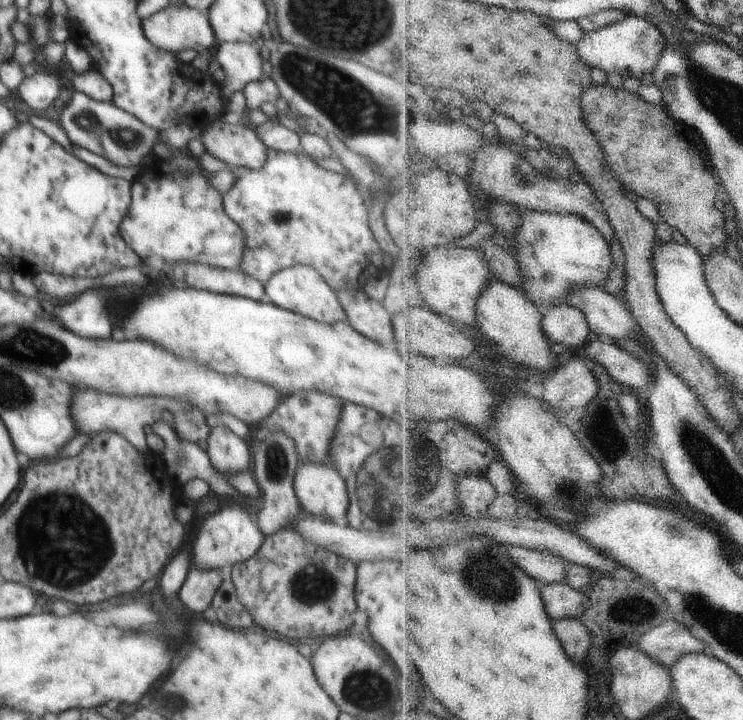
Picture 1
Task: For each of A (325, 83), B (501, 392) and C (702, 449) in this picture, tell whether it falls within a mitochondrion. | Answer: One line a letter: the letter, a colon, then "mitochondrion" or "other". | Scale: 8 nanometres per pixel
A: mitochondrion
B: other
C: mitochondrion

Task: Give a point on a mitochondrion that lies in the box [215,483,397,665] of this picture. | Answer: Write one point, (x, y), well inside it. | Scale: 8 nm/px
(315, 582)

